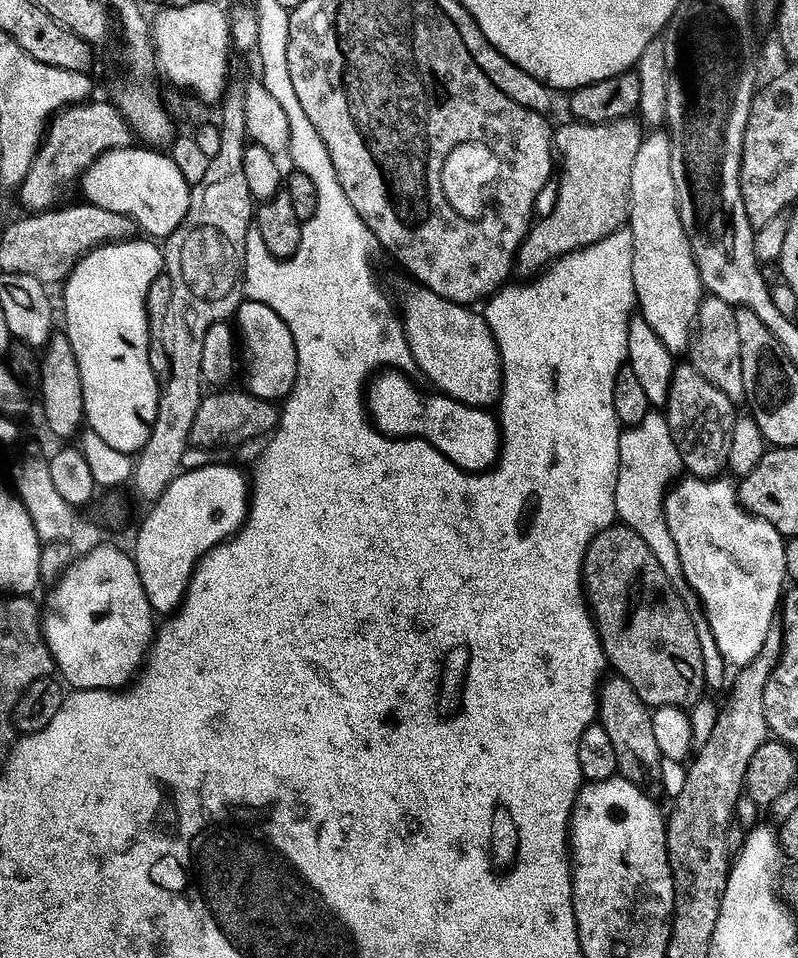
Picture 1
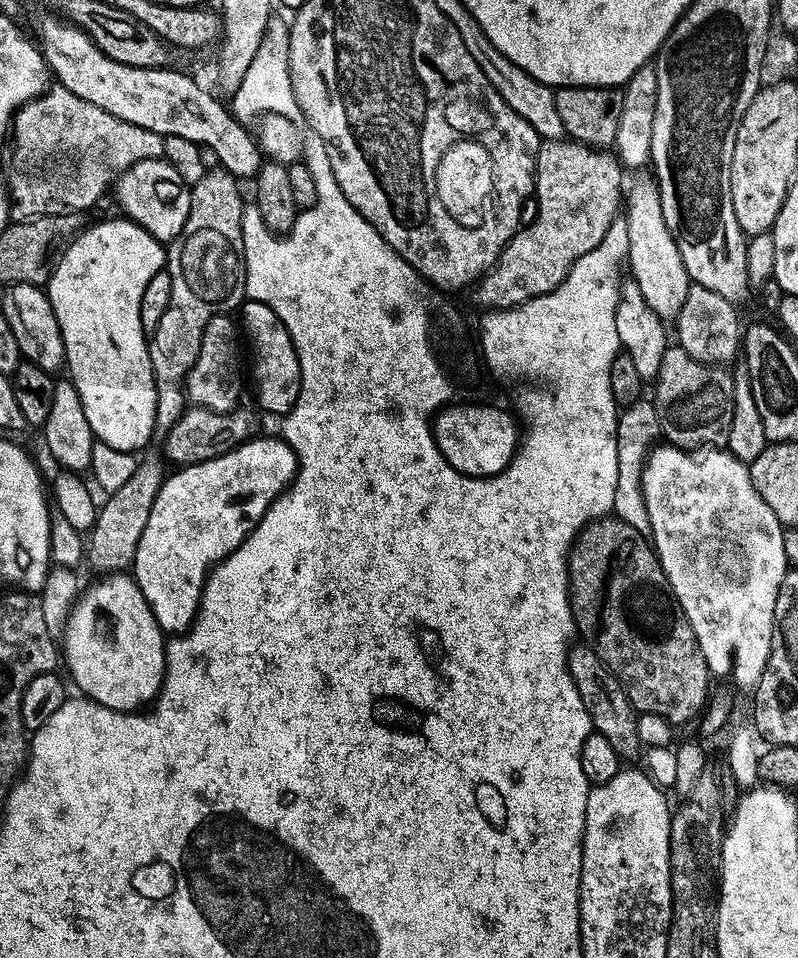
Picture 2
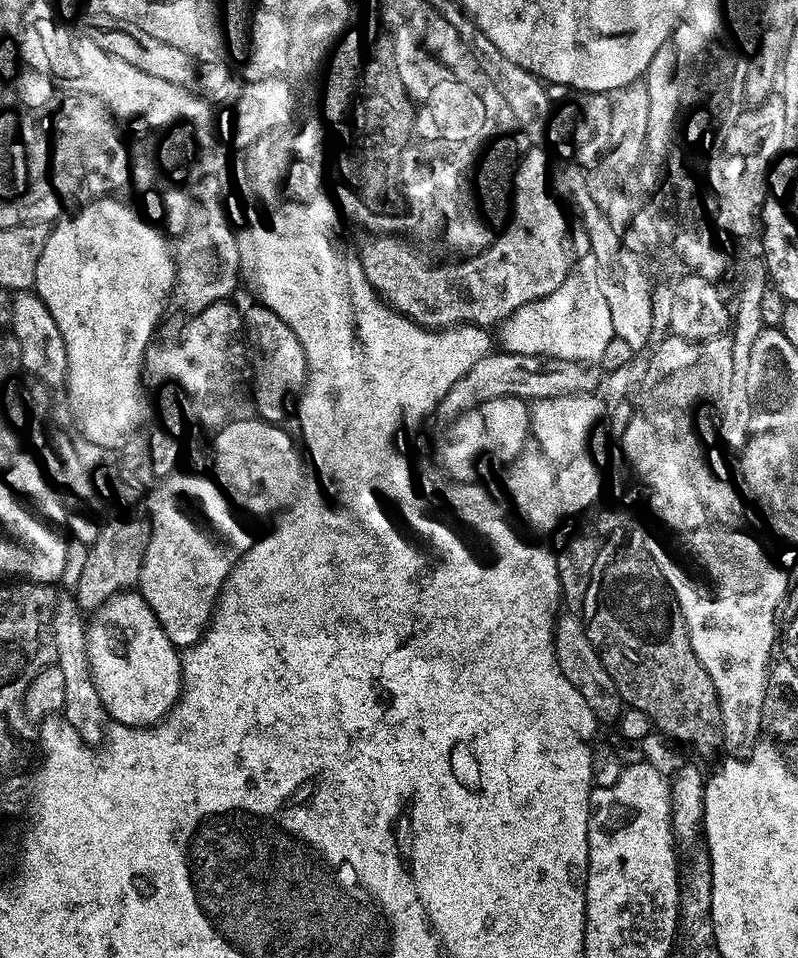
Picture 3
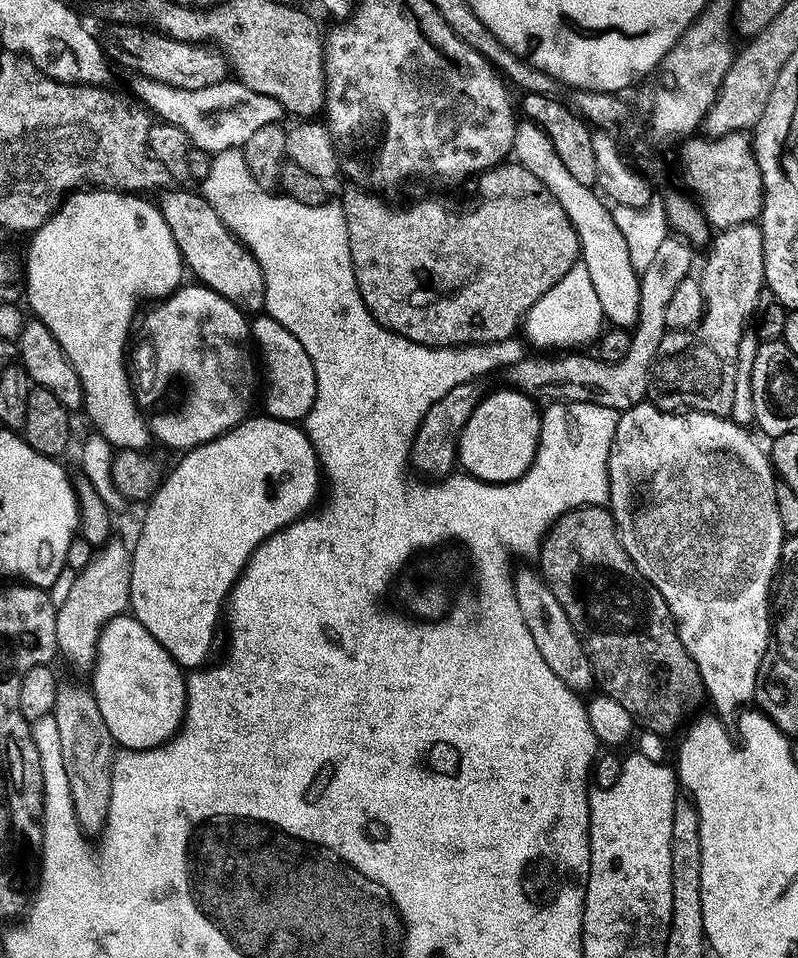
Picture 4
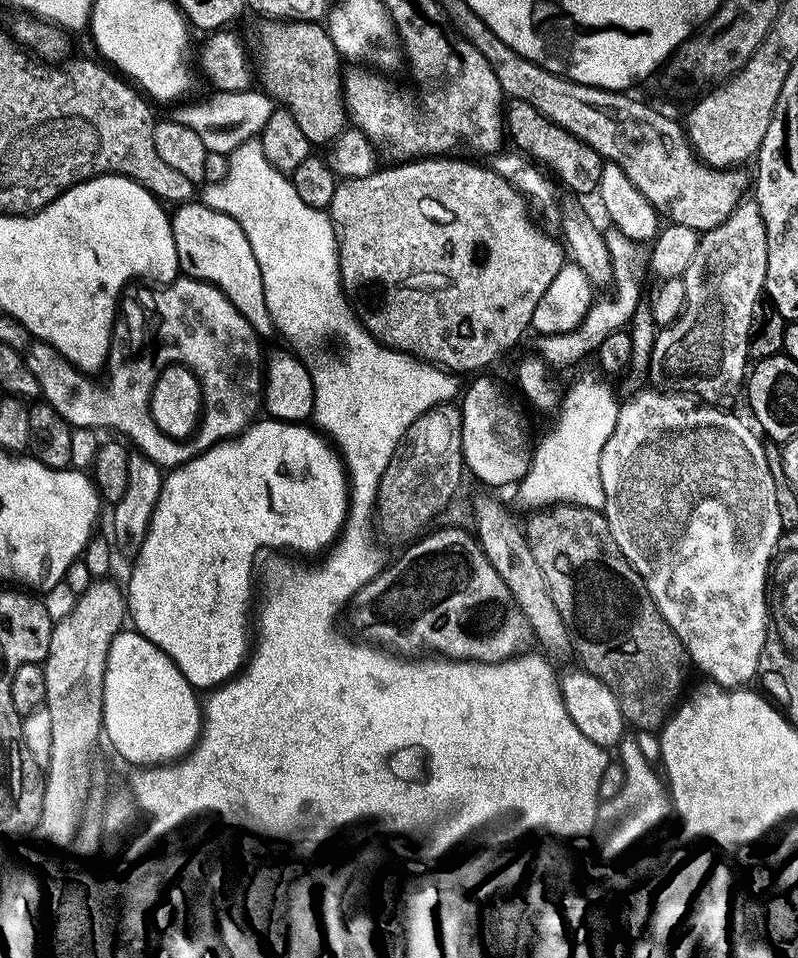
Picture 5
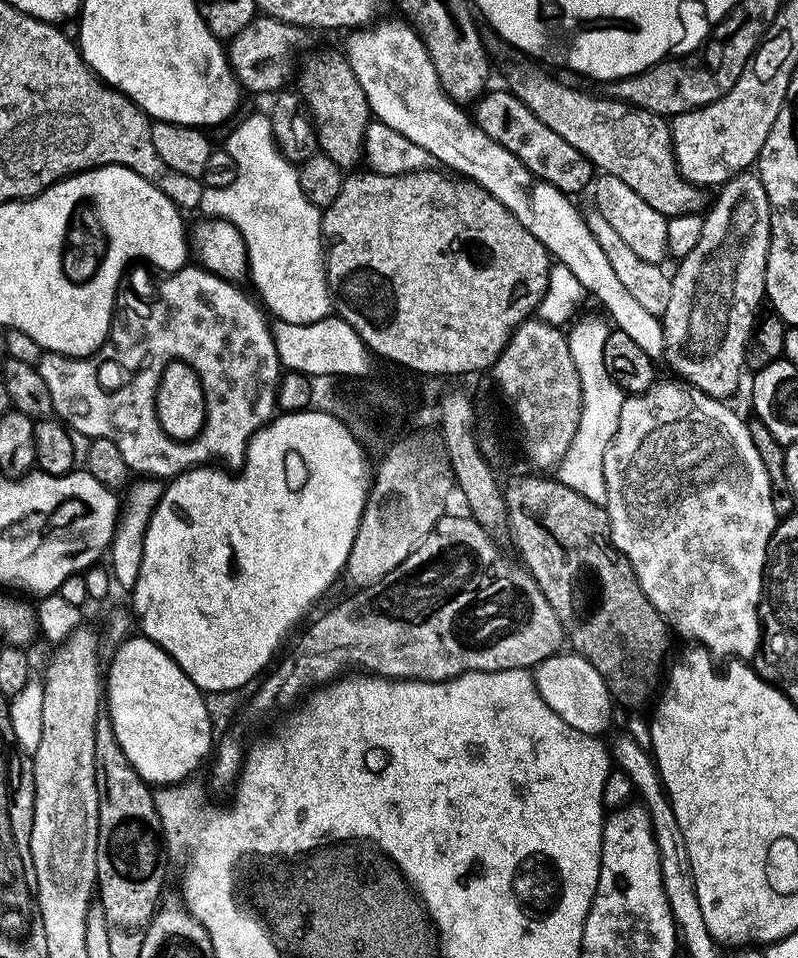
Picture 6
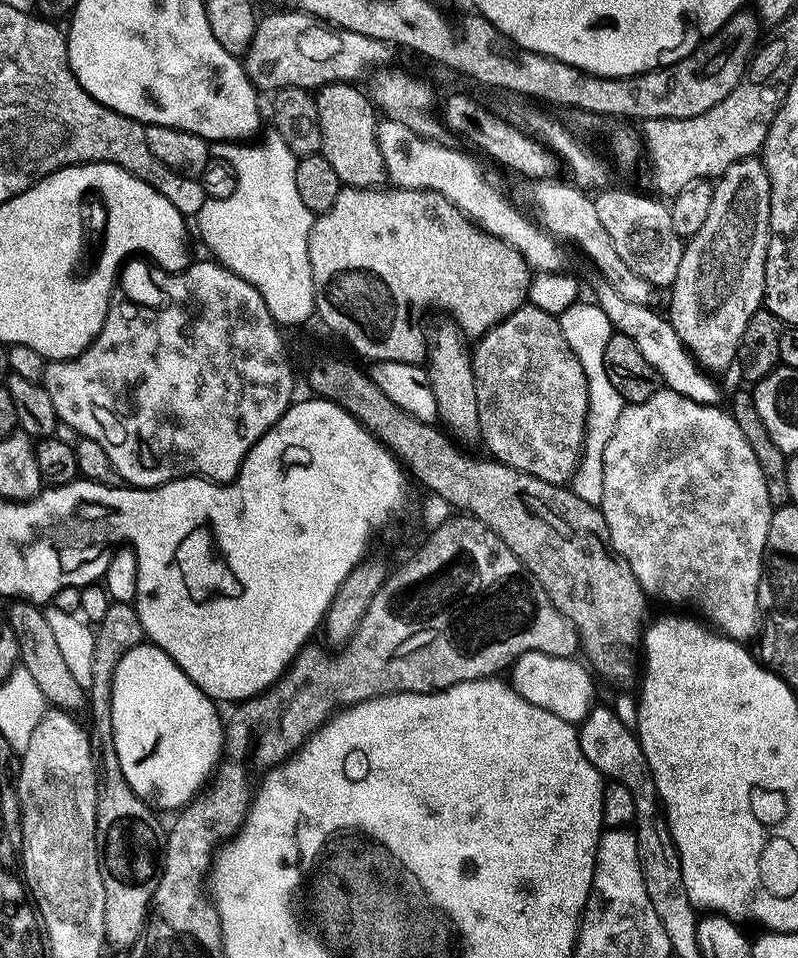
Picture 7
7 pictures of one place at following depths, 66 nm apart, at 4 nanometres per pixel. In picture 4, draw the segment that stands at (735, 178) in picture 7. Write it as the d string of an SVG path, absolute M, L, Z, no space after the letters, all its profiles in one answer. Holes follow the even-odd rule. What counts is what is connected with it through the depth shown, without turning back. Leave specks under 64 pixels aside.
M756 222L730 227L727 231L721 231L711 241L708 250L704 269L698 272L704 295L704 316L691 330L669 331L653 364L648 395L651 403L663 412L705 412L711 416L728 418L734 410L734 378L738 374L738 346L742 346L742 338L749 327L748 316L757 315L762 304L760 295L765 295L766 292L764 229Z

